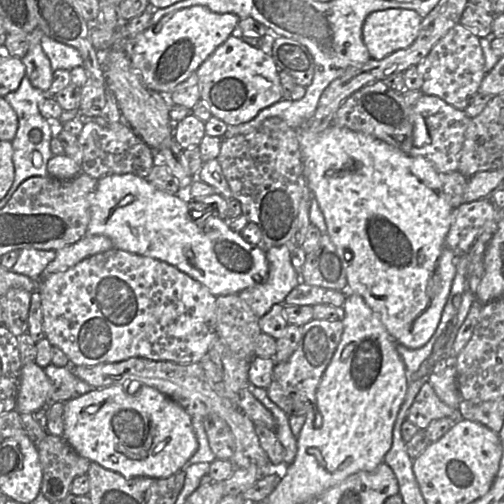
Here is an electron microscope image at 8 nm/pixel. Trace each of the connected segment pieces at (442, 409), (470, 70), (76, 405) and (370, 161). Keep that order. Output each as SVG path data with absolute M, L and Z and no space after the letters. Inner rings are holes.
M427 382L415 397L405 420L413 423L418 429L425 430L433 420L446 417L458 421L459 409L453 409L442 402Z
M461 24L451 28L415 68L423 79L420 91L437 97L458 110L464 110L478 92L485 76L480 38Z
M109 386L64 403L63 438L82 457L125 478L165 479L182 471L198 449L192 417L153 387Z
M331 125L321 133L312 133L305 126L298 130L298 138L303 163L303 176L312 193L313 200L317 202L323 213L327 227L326 234L329 235L338 253L348 260L346 262L347 292L364 299L371 310L379 316L385 329L397 344L412 350L423 347L439 325L457 271L457 257L445 246L445 238L450 229L452 212L455 208L445 198L440 174L430 161L422 157L412 157L380 139L347 128Z

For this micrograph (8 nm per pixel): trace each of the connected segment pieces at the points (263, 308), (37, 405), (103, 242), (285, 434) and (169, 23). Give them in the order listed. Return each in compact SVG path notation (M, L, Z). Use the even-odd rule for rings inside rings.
M289 245L266 248L267 279L239 294L261 319L275 304L284 304L287 295L301 283L301 277L291 263Z
M35 362L23 365L15 411L19 414L34 414L41 409L47 411L47 398L52 386L42 367Z
M103 235L83 236L78 241L56 251L56 257L43 270L40 279L64 271L83 259L113 249L110 238Z
M249 383L249 390L272 413L276 422L275 433L285 450L284 462L290 465L297 453L297 437L290 429L288 415L270 400L267 389Z
M202 5L171 12L130 42L131 64L147 88L168 95L237 30L239 21L236 14L216 13Z

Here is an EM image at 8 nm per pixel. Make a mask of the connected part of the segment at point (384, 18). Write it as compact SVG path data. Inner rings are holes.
M392 8L372 12L362 28L363 42L373 60L409 47L417 38L422 18L413 10Z

